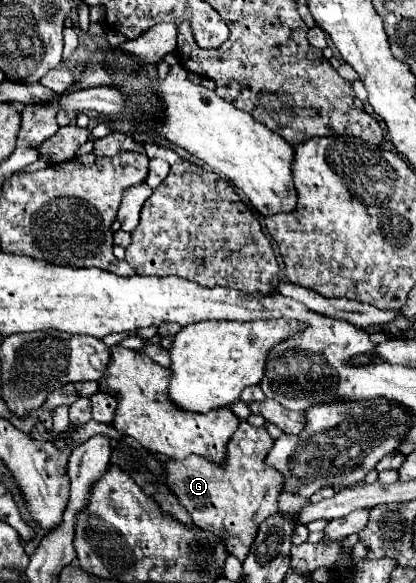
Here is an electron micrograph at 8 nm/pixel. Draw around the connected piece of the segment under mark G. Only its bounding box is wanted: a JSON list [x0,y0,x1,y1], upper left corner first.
[168,422,284,562]

